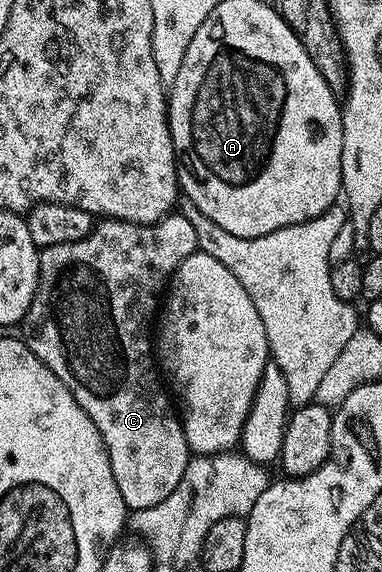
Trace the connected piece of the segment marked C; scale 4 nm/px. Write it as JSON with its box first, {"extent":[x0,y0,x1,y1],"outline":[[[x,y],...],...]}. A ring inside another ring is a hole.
{"extent":[22,214,198,510],"outline":[[[169,214],[153,224],[101,219],[86,238],[72,244],[52,244],[40,252],[40,281],[22,321],[25,346],[62,378],[66,390],[74,394],[74,402],[98,426],[110,458],[110,470],[114,470],[114,482],[118,482],[118,494],[122,494],[128,510],[153,508],[170,498],[178,482],[182,482],[190,459],[181,417],[174,404],[172,409],[156,377],[152,331],[166,285],[186,258],[186,250],[196,249],[198,234],[194,234],[194,226],[185,216],[179,214]],[[64,348],[72,372],[64,369]]]}

